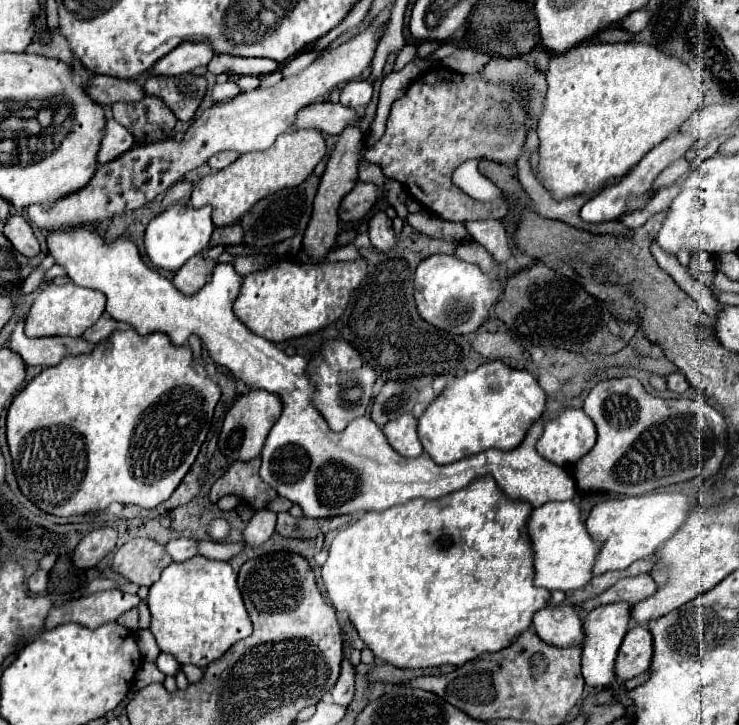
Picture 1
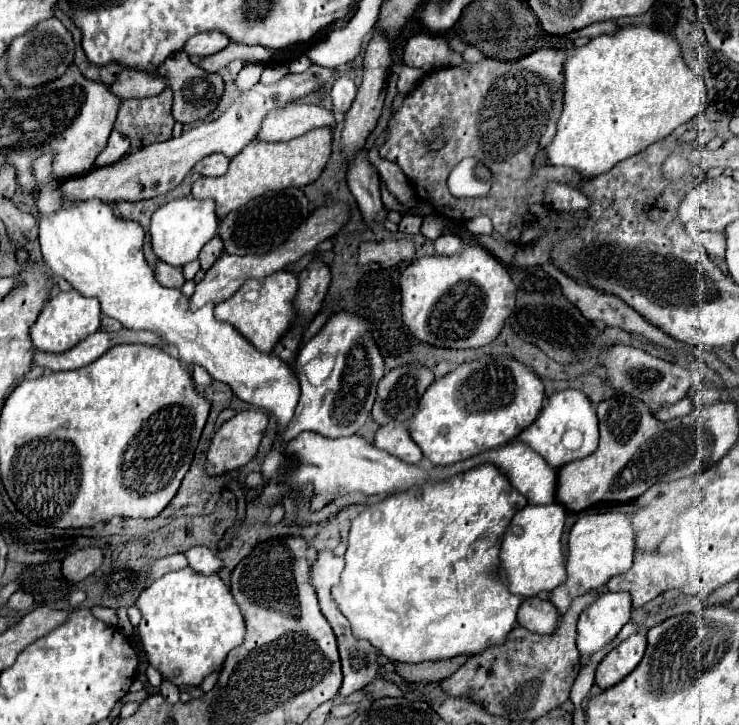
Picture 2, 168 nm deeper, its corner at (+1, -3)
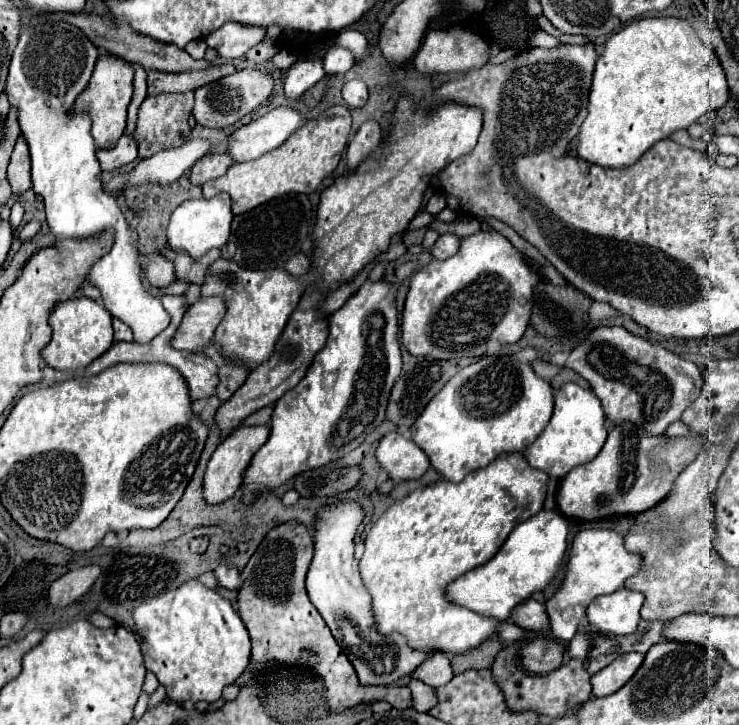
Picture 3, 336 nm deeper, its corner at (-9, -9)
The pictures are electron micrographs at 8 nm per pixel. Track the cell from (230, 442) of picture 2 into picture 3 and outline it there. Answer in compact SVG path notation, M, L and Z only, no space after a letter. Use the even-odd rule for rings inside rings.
M240 425L230 437L226 437L218 445L218 449L214 451L214 455L206 467L206 475L204 475L206 499L210 499L210 503L222 503L222 499L230 499L230 495L234 495L242 487L244 471L248 469L254 453L268 441L268 435L270 435L268 425L254 425L254 427Z

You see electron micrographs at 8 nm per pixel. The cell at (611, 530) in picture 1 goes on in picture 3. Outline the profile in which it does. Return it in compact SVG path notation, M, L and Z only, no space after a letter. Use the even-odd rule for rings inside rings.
M584 529L576 533L570 547L570 559L568 559L568 571L564 583L556 591L556 595L546 601L552 635L568 643L578 631L580 623L584 621L586 607L596 597L614 593L620 587L624 587L624 581L638 573L640 563L642 559L624 547L624 537L614 529Z

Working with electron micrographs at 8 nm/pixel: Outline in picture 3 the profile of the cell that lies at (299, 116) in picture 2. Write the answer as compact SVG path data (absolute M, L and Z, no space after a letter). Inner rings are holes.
M276 107L264 117L236 129L230 137L228 153L234 161L252 161L280 147L290 135L302 129L306 121L298 109Z

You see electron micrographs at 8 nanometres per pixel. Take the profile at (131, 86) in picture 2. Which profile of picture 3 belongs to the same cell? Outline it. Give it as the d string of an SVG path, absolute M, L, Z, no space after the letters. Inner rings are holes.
M230 63L206 69L206 71L186 71L186 73L148 71L148 95L194 91L194 89L198 89L210 81L216 81L224 75L230 75L234 71L236 71L236 67Z

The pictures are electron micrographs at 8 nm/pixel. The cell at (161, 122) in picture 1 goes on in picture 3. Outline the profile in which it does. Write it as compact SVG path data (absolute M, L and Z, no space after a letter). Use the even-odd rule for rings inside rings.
M172 93L172 95L156 95L156 97L146 97L144 103L140 105L138 111L138 121L136 121L136 131L132 133L134 141L138 143L138 157L146 159L150 155L156 155L158 151L178 147L182 145L188 135L188 117L194 105L194 93Z

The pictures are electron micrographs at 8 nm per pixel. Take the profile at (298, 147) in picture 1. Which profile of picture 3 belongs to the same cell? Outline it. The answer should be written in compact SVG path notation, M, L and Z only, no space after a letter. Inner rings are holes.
M334 105L326 109L320 117L310 119L298 135L292 135L282 147L264 153L262 157L246 163L234 163L226 175L212 179L202 185L204 197L210 199L220 193L228 193L232 199L232 213L246 213L278 195L286 193L312 193L316 191L326 177L334 173L342 151L346 147L350 133L350 113L344 105Z

